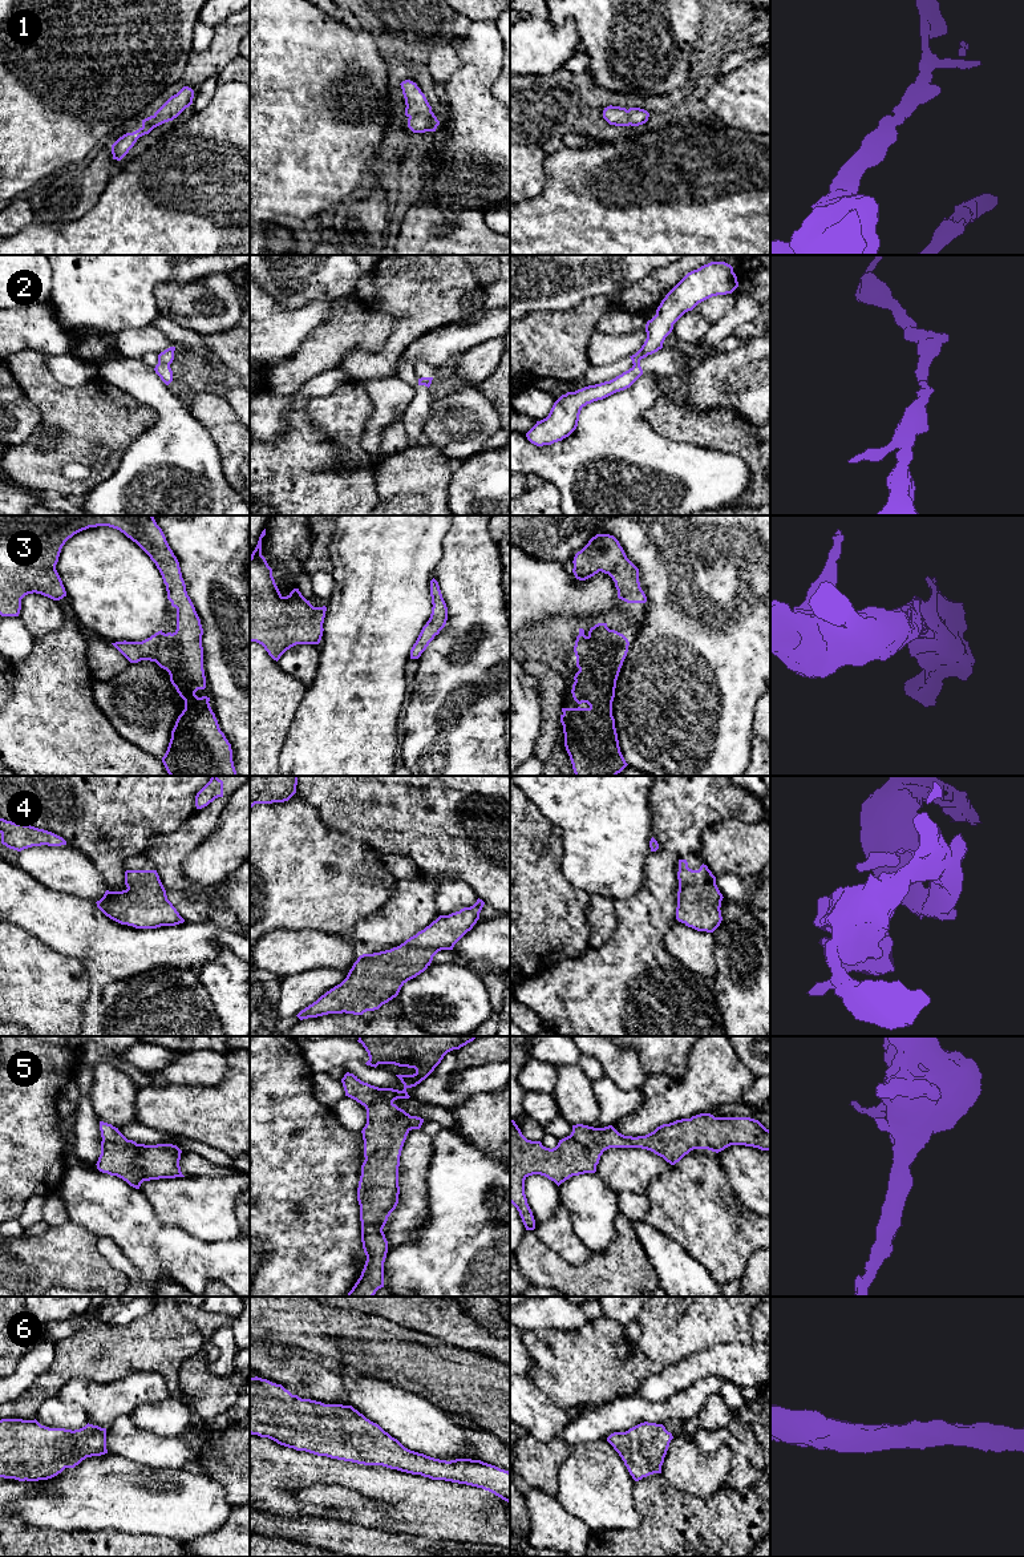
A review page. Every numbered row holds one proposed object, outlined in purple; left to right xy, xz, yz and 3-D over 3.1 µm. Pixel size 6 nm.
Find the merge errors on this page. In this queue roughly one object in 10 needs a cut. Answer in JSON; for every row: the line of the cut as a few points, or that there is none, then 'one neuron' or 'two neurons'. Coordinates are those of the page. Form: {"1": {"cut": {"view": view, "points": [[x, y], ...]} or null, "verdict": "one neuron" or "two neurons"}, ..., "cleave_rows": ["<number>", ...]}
{"1": {"cut": null, "verdict": "one neuron"}, "2": {"cut": null, "verdict": "one neuron"}, "3": {"cut": null, "verdict": "one neuron"}, "4": {"cut": null, "verdict": "one neuron"}, "5": {"cut": null, "verdict": "one neuron"}, "6": {"cut": null, "verdict": "one neuron"}, "cleave_rows": []}

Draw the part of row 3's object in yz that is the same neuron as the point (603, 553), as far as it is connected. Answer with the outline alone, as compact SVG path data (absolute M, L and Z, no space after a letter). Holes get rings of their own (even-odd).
M596 534L592 537L575 554L572 563L572 573L576 579L586 581L602 571L608 574L615 582L619 599L627 603L647 602L639 582L639 569L627 558L614 535Z

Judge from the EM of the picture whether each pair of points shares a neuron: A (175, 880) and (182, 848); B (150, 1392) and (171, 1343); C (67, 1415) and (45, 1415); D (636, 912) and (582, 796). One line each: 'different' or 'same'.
A: same
B: different
C: same
D: different

